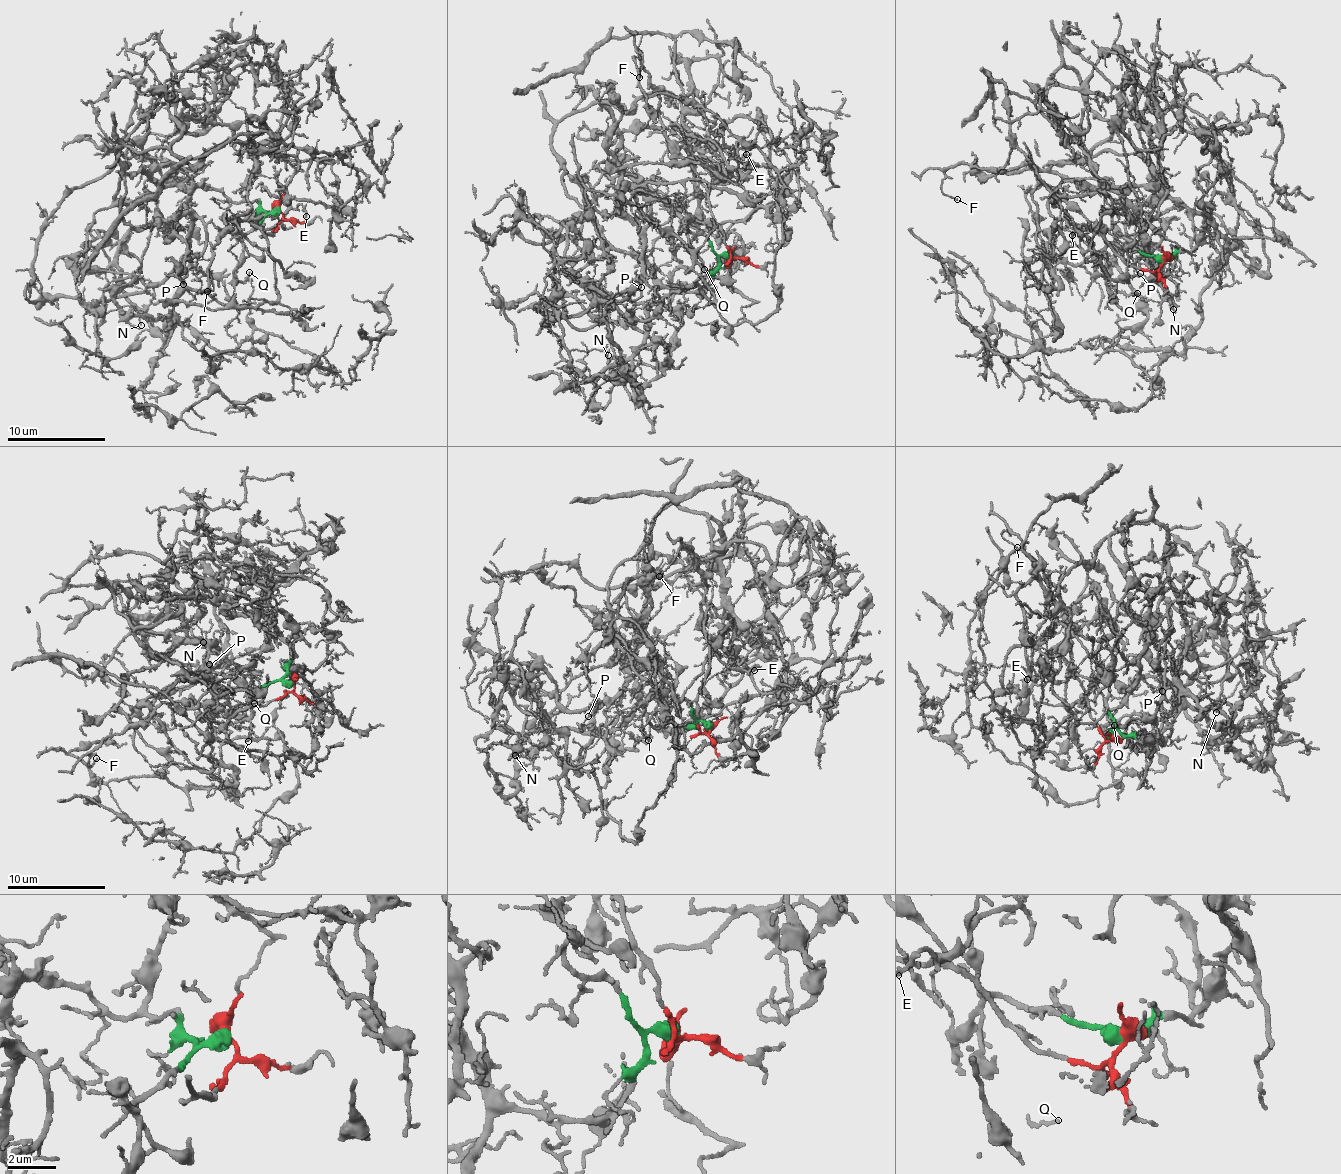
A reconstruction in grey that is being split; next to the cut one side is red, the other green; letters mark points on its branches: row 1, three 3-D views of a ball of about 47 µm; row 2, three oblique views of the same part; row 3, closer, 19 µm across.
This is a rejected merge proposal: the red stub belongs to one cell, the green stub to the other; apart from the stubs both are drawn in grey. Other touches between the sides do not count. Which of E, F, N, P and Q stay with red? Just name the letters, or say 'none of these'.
E, F

